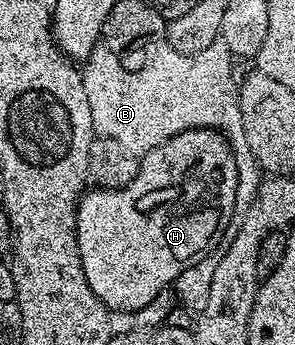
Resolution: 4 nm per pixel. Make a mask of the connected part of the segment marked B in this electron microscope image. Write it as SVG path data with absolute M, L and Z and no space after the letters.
M220 39L192 55L162 47L147 65L139 69L125 69L118 61L121 61L119 54L99 43L85 58L86 69L81 70L95 134L116 139L116 143L128 152L141 155L189 129L221 131L230 143L237 167L234 217L241 219L247 213L251 199L258 193L262 171L244 135L229 47Z

